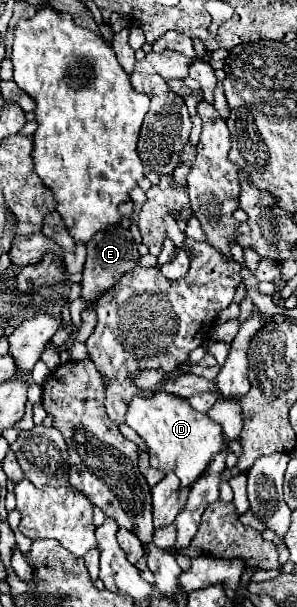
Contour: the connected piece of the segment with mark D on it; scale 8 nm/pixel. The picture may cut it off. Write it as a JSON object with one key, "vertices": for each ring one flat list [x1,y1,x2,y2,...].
{"vertices":[[155,393,151,397,135,395,131,399,125,423,139,433,149,447,151,467,163,473,173,471,181,479,181,487,193,485,209,465,211,457,223,449,223,429,211,421,207,413,195,411,183,397,169,393]]}

